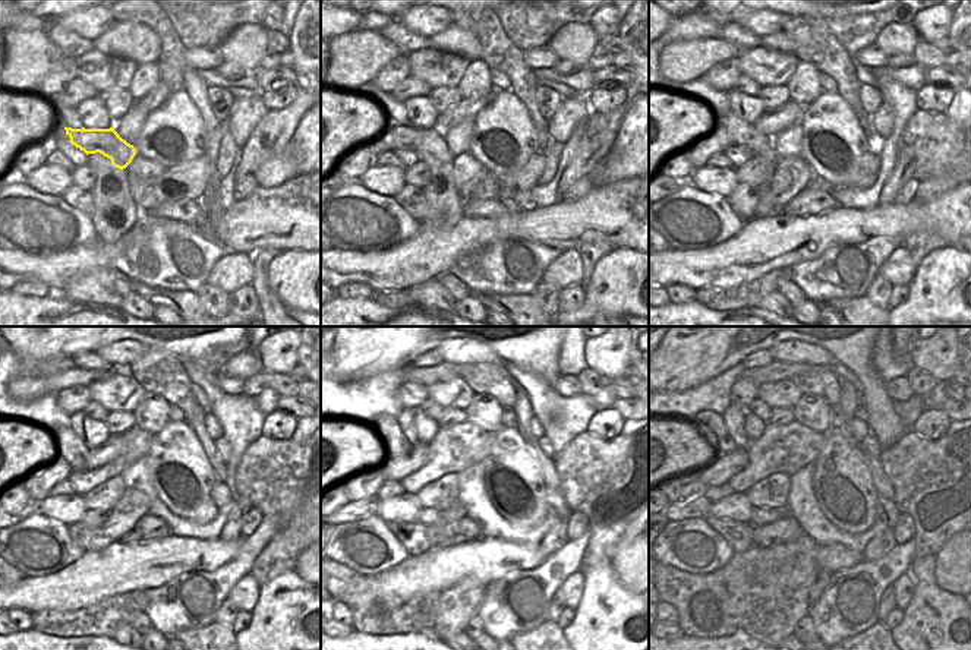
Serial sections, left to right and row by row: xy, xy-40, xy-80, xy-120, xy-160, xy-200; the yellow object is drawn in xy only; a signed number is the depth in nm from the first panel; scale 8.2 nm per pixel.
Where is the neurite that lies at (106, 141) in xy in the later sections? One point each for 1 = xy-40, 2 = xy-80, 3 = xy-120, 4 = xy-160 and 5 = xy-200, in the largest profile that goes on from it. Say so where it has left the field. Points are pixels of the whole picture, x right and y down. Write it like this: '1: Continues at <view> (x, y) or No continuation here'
1: Continues at xy-40 (432, 141)
2: Continues at xy-80 (738, 132)
3: Continues at xy-120 (69, 447)
4: Continues at xy-160 (387, 426)
5: Continues at xy-200 (713, 425)

